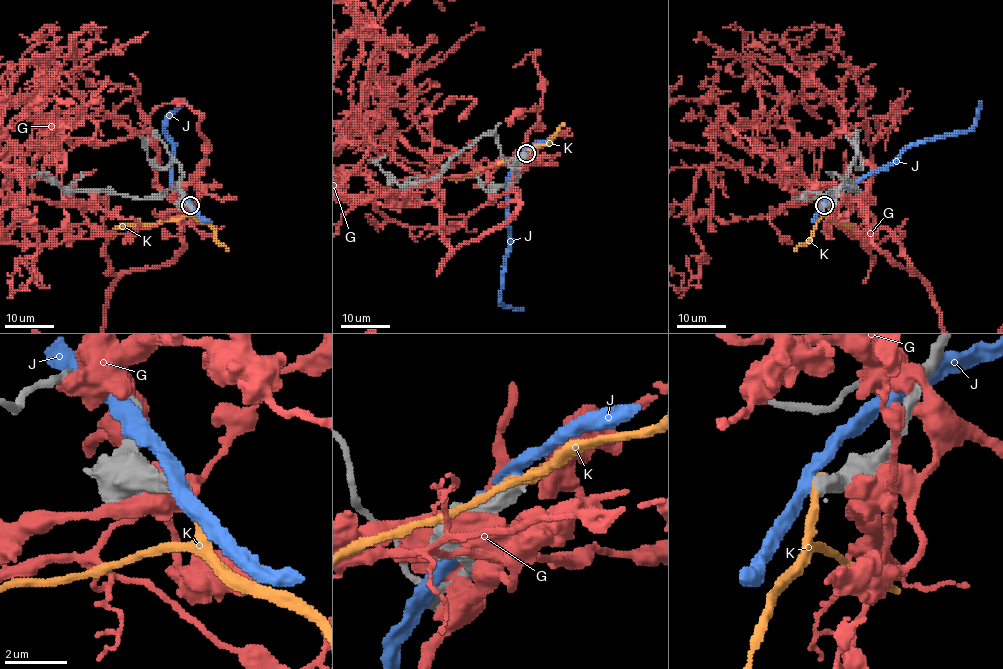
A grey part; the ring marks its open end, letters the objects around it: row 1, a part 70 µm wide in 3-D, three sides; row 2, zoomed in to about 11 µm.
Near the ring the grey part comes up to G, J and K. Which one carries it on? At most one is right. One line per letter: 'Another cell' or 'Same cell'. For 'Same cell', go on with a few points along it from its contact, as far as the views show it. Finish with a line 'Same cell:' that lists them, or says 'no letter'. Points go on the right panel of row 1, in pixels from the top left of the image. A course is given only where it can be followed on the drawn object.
G: Another cell
J: Another cell
K: Same cell. Its course: (824, 206), (823, 214), (851, 229)
Same cell: K

